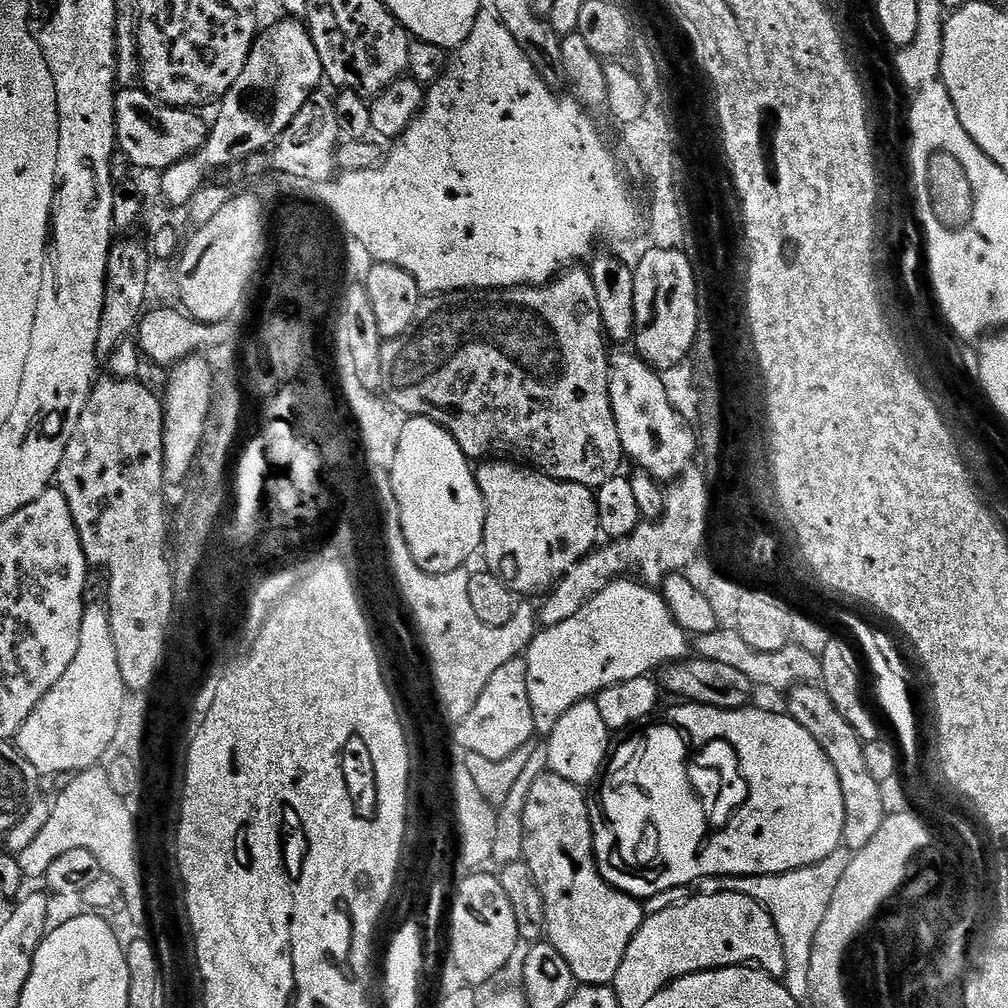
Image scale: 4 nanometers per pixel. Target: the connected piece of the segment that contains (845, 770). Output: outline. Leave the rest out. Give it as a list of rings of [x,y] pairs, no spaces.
[[[825,699],[823,706],[828,714],[828,720],[832,724],[837,724],[838,727],[844,731],[844,740],[848,745],[844,748],[844,753],[840,754],[836,752],[836,748],[832,744],[836,744],[840,740],[840,736],[836,732],[832,732],[829,736],[824,737],[820,733],[820,720],[816,716],[810,716],[810,712],[806,708],[800,709],[795,712],[795,719],[799,720],[804,728],[810,730],[815,740],[820,742],[823,746],[824,752],[831,758],[832,765],[835,768],[835,773],[838,774],[839,786],[842,789],[843,809],[845,811],[845,821],[843,823],[843,847],[850,852],[855,853],[864,848],[870,840],[872,840],[874,834],[878,832],[880,826],[883,824],[884,819],[887,817],[888,810],[884,804],[884,798],[882,796],[882,786],[877,783],[868,768],[864,760],[861,758],[861,751],[863,749],[863,743],[854,730],[844,721],[842,716],[836,712],[833,708],[833,704],[830,700]]]

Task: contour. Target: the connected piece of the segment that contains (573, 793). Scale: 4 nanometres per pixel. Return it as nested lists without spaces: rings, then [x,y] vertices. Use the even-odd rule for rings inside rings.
[[[541,774],[537,777],[534,784],[530,786],[529,794],[525,798],[522,811],[524,837],[522,860],[528,865],[532,880],[540,880],[540,886],[537,890],[540,892],[541,902],[544,907],[544,924],[552,924],[552,935],[546,938],[547,943],[553,944],[558,950],[558,954],[562,954],[562,958],[566,958],[573,977],[575,977],[581,985],[608,986],[611,985],[613,978],[618,974],[618,966],[622,966],[622,958],[626,954],[626,946],[630,946],[630,942],[636,933],[634,923],[632,924],[633,901],[625,892],[619,892],[617,888],[612,888],[600,877],[600,871],[598,871],[596,866],[596,852],[592,849],[592,819],[588,813],[590,800],[589,797],[584,797],[584,793],[586,792],[583,787],[571,784],[566,778],[558,777],[553,774]]]

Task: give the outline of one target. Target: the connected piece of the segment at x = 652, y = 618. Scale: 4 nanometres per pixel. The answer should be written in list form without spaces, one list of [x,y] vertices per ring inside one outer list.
[[[630,578],[613,579],[572,618],[536,632],[526,649],[526,690],[537,733],[552,732],[556,723],[575,704],[595,698],[607,687],[642,678],[652,672],[651,668],[659,670],[689,655],[689,637],[676,624],[663,595],[643,583],[637,583],[634,584]]]

